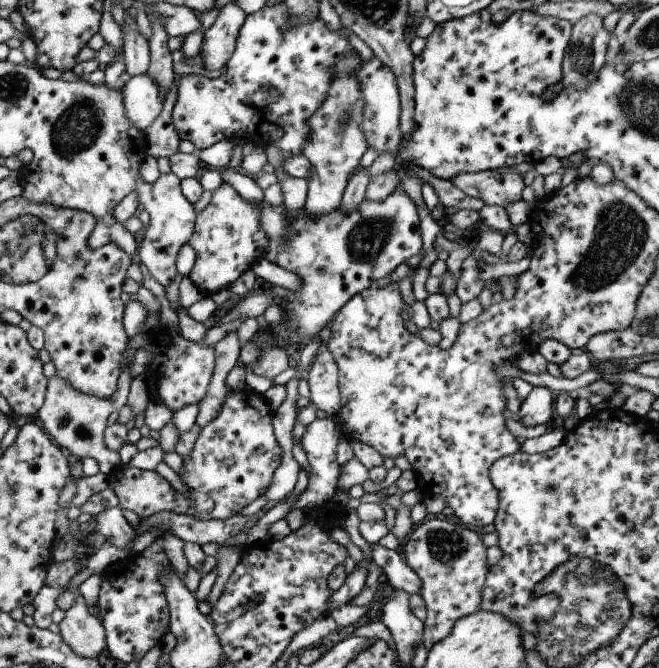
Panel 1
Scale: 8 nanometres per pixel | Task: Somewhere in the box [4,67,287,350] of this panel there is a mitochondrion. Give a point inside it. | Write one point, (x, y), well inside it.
(76, 129)

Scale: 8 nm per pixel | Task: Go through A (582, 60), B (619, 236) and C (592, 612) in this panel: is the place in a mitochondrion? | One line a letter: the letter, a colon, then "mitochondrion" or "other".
A: mitochondrion
B: mitochondrion
C: mitochondrion

